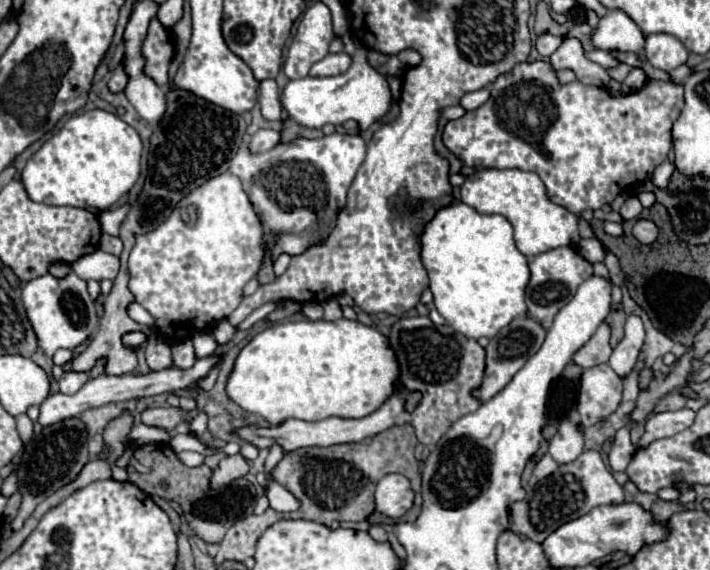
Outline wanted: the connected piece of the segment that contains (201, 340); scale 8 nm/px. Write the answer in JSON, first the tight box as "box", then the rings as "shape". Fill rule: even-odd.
{"box":[192,329,216,359],"shape":[[[208,329],[198,331],[196,335],[192,335],[192,343],[194,343],[198,359],[210,357],[214,353],[214,349],[216,349],[216,339],[214,339],[212,331],[208,331]]]}

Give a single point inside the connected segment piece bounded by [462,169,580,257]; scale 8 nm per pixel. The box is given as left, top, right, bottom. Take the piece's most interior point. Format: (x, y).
(539, 225)

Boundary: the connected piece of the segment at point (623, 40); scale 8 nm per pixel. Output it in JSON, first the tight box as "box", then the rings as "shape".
{"box":[592,9,646,59],"shape":[[[616,9],[616,11],[608,11],[608,15],[600,19],[598,29],[592,33],[592,43],[598,49],[618,49],[618,51],[634,53],[642,59],[646,37],[626,13]]]}

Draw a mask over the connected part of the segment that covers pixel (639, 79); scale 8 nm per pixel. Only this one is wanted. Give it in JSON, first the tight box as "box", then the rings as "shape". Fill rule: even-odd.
{"box":[622,67,646,93],"shape":[[[634,67],[628,73],[628,77],[624,79],[622,89],[624,89],[624,93],[630,93],[630,91],[636,91],[638,87],[642,87],[642,83],[646,83],[646,71],[640,69],[640,67]]]}

